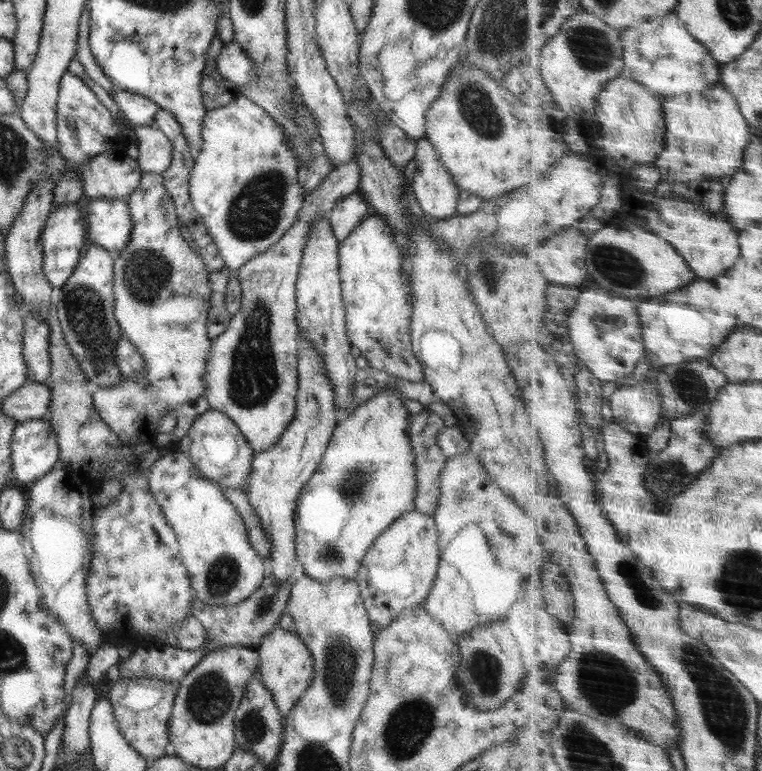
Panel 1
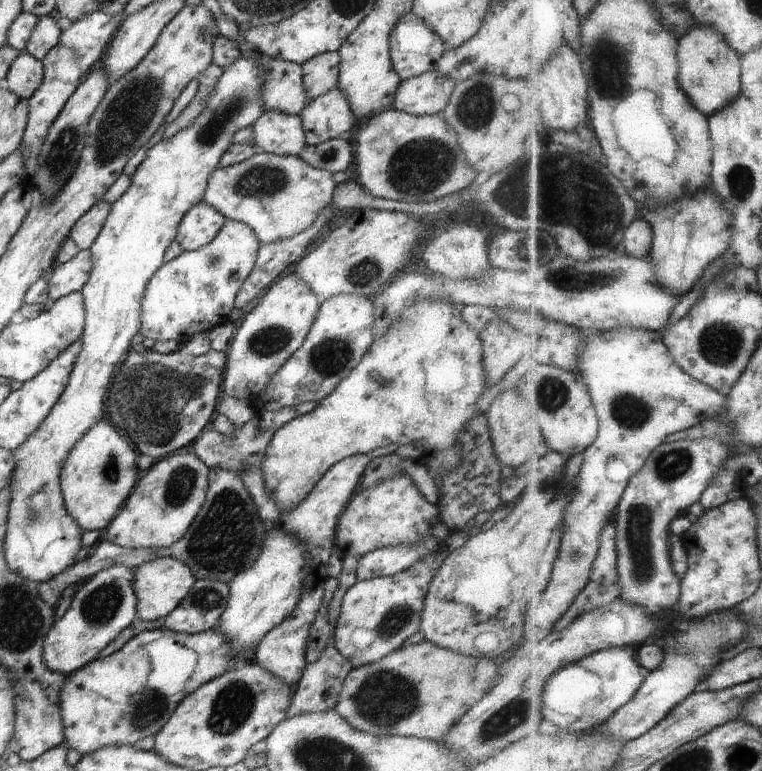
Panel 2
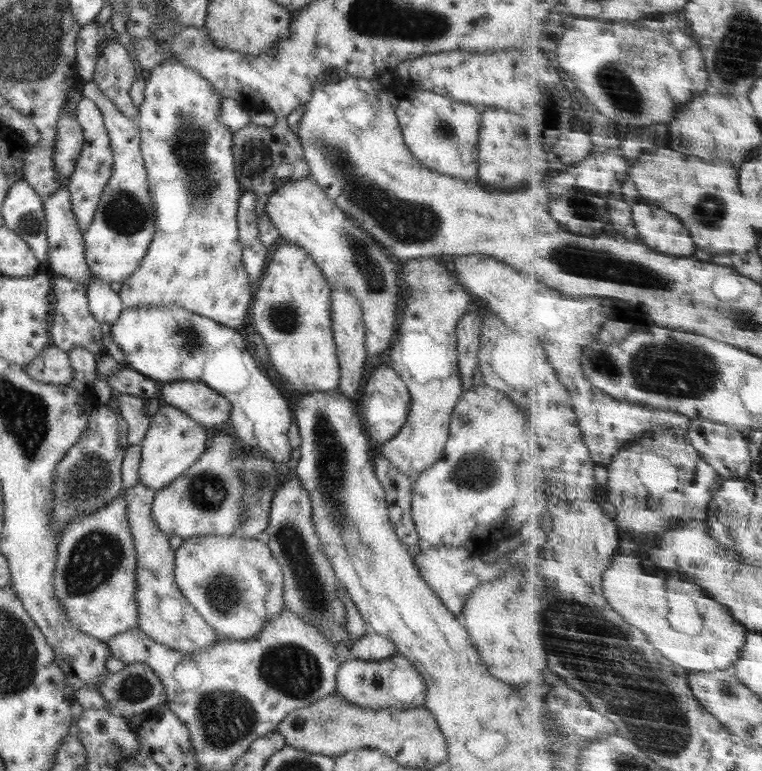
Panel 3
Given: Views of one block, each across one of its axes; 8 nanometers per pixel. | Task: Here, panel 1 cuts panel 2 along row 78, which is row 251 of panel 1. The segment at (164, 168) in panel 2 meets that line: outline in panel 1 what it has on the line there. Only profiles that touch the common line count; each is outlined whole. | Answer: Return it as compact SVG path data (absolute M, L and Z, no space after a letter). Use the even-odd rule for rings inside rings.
M238 93L225 106L204 111L200 137L203 143L189 171L190 204L205 225L224 267L235 272L252 256L277 242L277 239L281 238L297 218L297 212L301 210L301 203L305 196L301 184L302 171L299 170L296 156L290 150L281 127L266 112L263 112L260 106Z

